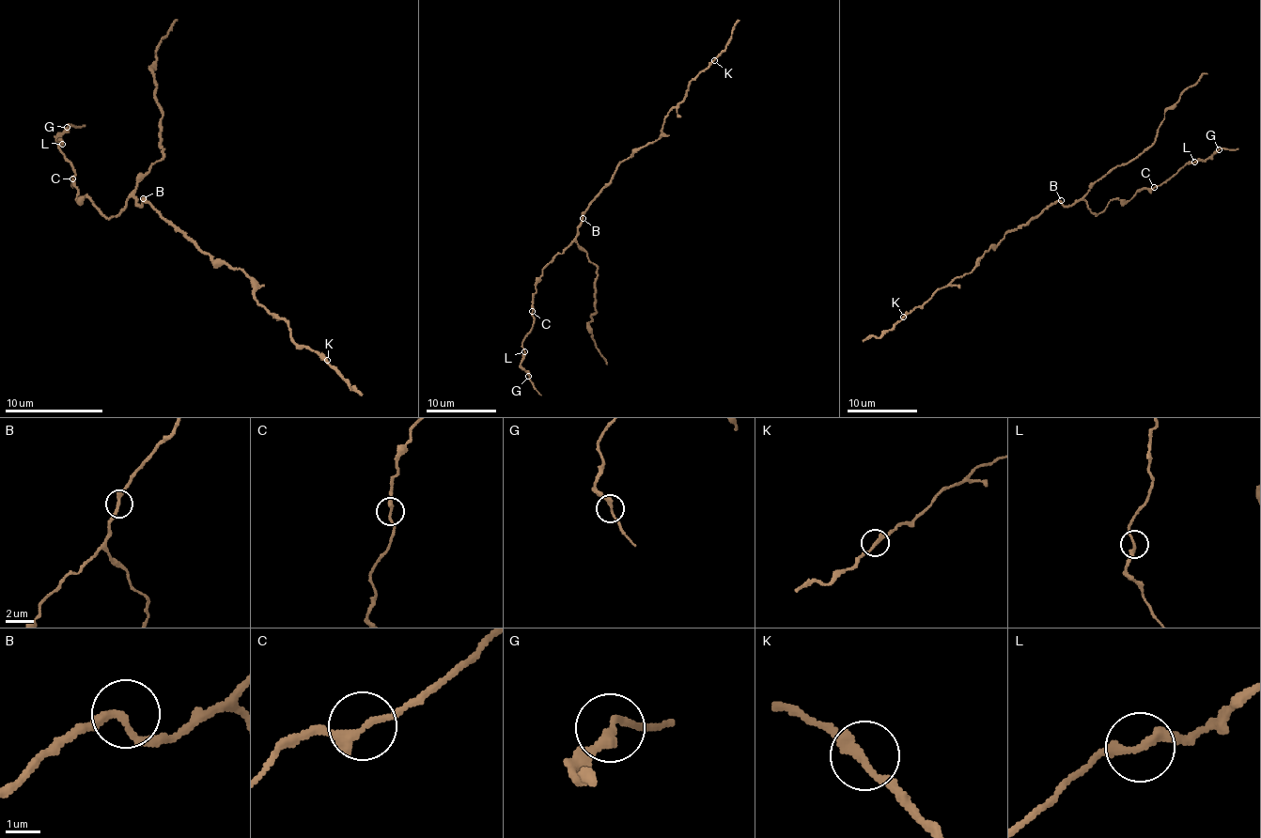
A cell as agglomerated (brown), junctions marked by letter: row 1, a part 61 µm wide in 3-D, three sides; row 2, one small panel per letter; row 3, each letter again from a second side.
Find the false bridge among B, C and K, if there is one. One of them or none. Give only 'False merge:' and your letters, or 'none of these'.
False merge: C

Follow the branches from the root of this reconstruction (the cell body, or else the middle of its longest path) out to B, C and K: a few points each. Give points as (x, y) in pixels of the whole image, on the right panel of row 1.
B: (1038, 216), (1061, 200)
C: (1038, 216), (1056, 202), (1070, 206), (1079, 200), (1097, 214), (1113, 199), (1128, 200), (1154, 187)
K: (1038, 216), (1031, 216), (1022, 225), (1010, 230), (984, 254), (970, 272), (957, 276), (924, 304), (903, 317)

